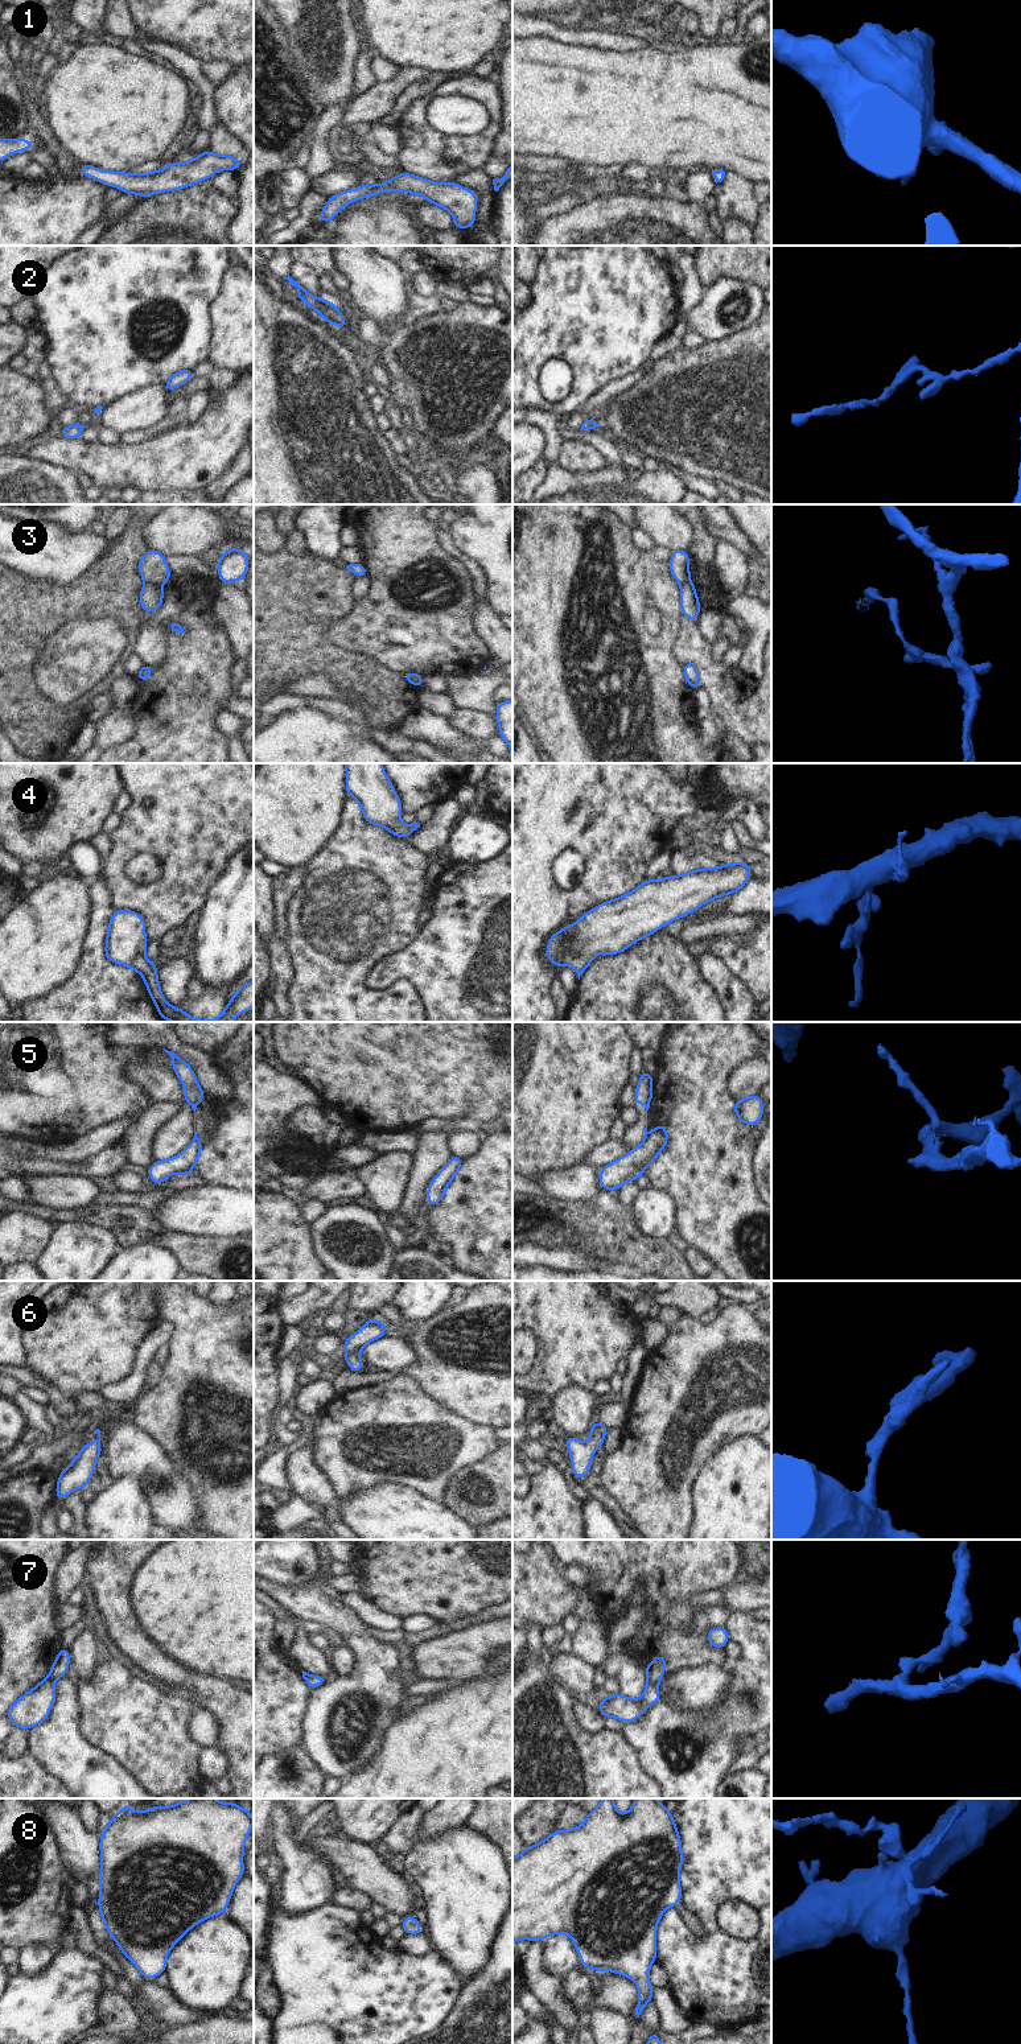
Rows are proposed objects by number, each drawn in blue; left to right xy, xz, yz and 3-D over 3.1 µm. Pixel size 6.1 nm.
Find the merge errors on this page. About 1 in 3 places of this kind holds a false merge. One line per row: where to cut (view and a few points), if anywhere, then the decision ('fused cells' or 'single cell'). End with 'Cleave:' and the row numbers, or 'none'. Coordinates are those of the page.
1: no cut | single cell
2: no cut | single cell
3: xy (144, 582), (157, 582), (160, 585) | fused cells
4: no cut | single cell
5: yz (649, 1133), (645, 1138) | fused cells
6: no cut | single cell
7: yz (647, 1678), (657, 1684) | fused cells
8: no cut | single cell
Cleave: 3, 5, 7

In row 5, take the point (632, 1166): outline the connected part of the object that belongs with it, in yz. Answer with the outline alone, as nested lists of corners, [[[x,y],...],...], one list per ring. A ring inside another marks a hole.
[[[658,1124],[643,1142],[626,1155],[613,1161],[600,1170],[600,1187],[617,1191],[625,1183],[642,1178],[647,1165],[652,1163],[668,1142],[664,1124]]]

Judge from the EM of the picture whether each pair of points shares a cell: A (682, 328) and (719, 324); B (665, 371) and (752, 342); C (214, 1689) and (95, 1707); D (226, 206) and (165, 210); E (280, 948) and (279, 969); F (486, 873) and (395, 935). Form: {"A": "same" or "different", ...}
{"A": "different", "B": "same", "C": "different", "D": "same", "E": "same", "F": "different"}

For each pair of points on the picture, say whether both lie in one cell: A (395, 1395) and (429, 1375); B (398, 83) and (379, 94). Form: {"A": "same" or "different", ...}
{"A": "different", "B": "same"}

